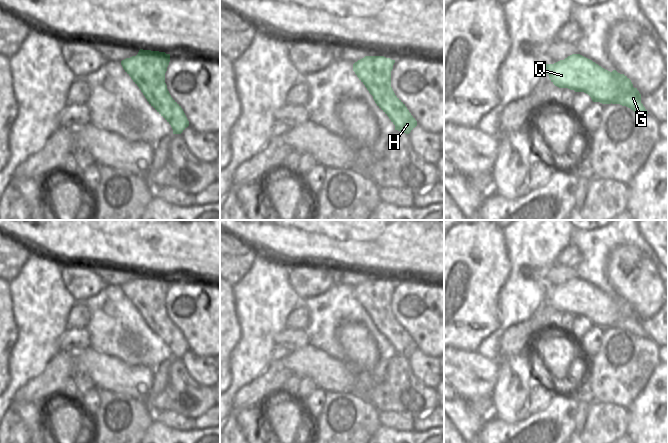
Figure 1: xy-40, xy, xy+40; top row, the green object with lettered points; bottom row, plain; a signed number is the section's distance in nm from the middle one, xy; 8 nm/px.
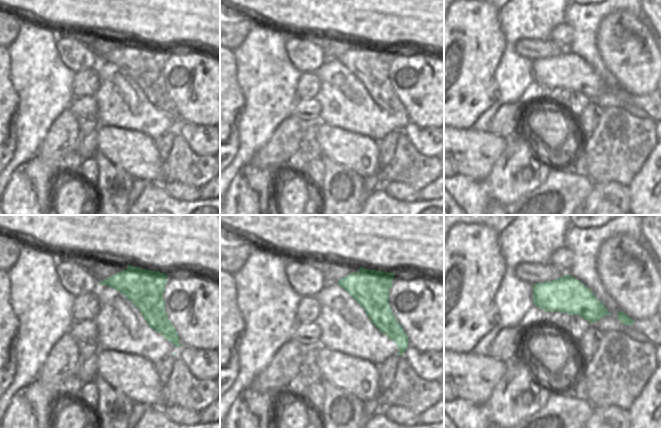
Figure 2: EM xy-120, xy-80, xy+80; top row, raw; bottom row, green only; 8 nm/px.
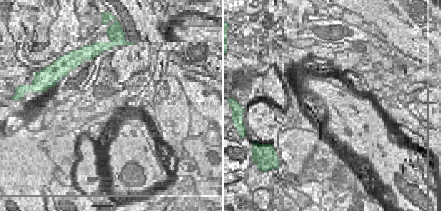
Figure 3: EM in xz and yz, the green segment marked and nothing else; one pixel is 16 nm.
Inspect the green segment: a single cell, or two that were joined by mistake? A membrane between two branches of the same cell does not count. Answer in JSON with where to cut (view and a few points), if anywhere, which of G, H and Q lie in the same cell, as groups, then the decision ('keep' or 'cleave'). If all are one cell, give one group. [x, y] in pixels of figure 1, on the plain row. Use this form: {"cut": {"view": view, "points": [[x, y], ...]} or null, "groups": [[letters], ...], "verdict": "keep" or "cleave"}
{"cut": {"view": "xy+40", "points": [[617, 296], [617, 320], [611, 326]]}, "groups": [["G", "H"], ["Q"]], "verdict": "cleave"}

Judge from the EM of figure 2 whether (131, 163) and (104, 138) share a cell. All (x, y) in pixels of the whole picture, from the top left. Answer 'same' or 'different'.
same

